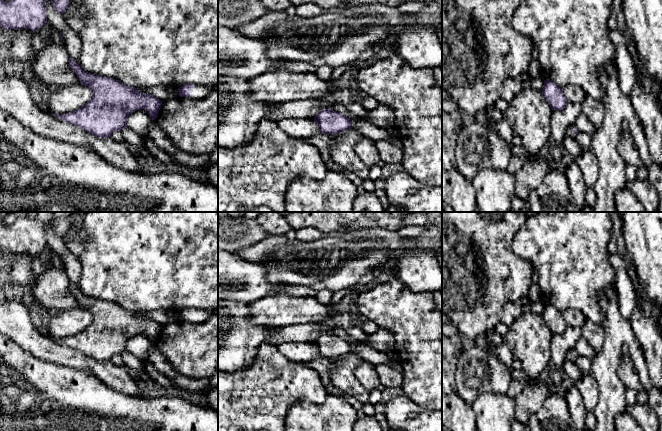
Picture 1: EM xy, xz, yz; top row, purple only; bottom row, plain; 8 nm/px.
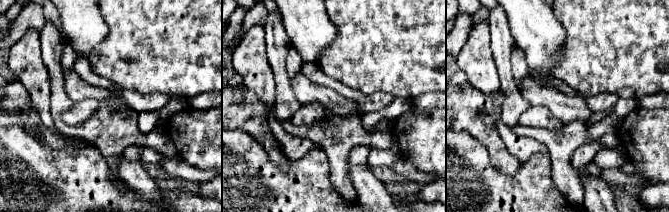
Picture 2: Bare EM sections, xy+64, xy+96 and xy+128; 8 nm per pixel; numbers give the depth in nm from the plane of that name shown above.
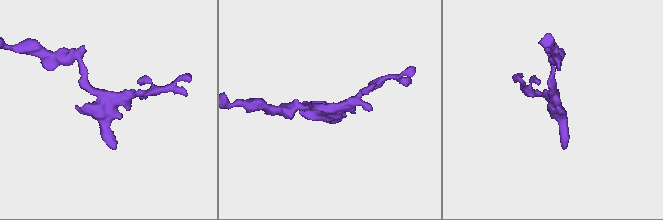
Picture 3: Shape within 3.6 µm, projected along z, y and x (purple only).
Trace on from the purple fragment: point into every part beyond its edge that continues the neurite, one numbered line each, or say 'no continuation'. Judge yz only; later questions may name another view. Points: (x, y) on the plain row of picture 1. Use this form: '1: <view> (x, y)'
1: yz (569, 355)

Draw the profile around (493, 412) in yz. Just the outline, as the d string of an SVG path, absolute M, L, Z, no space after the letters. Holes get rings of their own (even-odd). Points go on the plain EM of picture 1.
M480 394L472 403L477 431L511 431L515 402L507 394Z

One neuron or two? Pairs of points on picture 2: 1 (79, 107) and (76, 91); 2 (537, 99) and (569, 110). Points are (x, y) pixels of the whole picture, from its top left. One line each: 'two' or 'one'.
1: two
2: one

